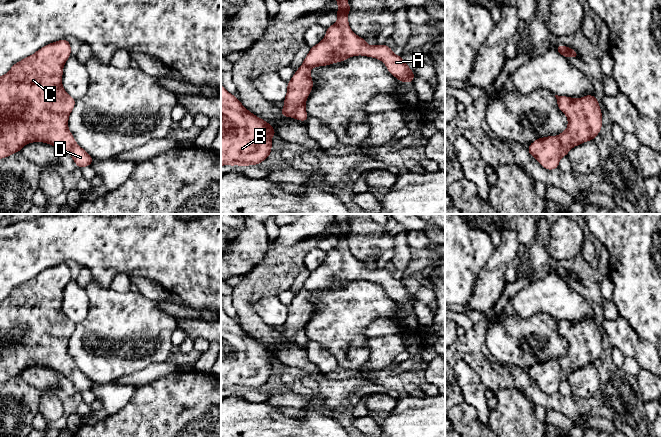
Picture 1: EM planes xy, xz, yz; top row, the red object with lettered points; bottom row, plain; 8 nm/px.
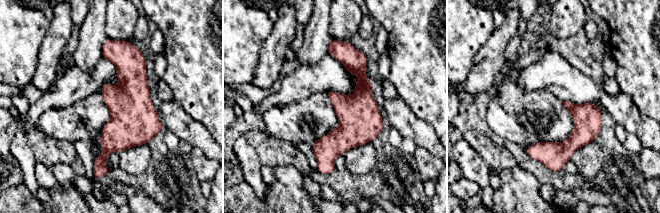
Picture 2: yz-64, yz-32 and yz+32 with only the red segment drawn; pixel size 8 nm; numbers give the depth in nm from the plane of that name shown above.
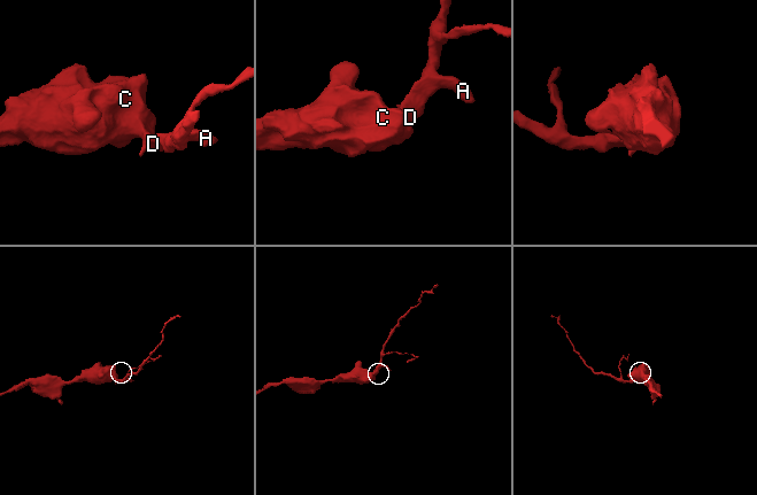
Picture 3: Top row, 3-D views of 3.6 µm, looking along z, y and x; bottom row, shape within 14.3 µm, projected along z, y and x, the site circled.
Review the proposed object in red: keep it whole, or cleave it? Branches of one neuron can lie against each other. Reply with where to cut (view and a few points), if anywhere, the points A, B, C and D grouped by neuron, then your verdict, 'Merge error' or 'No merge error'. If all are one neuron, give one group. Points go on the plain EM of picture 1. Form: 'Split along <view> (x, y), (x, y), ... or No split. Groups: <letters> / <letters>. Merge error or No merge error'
No split. Groups: A B C D. No merge error

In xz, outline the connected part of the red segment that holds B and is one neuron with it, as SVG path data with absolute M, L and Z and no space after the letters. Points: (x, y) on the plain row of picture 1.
M221 308L221 390L259 389L270 381L271 361L276 356L273 350L247 334L239 323Z

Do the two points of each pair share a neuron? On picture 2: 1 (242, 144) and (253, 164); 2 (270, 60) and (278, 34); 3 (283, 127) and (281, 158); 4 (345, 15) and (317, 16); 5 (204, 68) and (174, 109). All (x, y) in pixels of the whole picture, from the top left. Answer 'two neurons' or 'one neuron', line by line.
1: one neuron
2: one neuron
3: two neurons
4: two neurons
5: two neurons

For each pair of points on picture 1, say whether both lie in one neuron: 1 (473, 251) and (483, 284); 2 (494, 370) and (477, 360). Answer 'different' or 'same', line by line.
1: different
2: same

